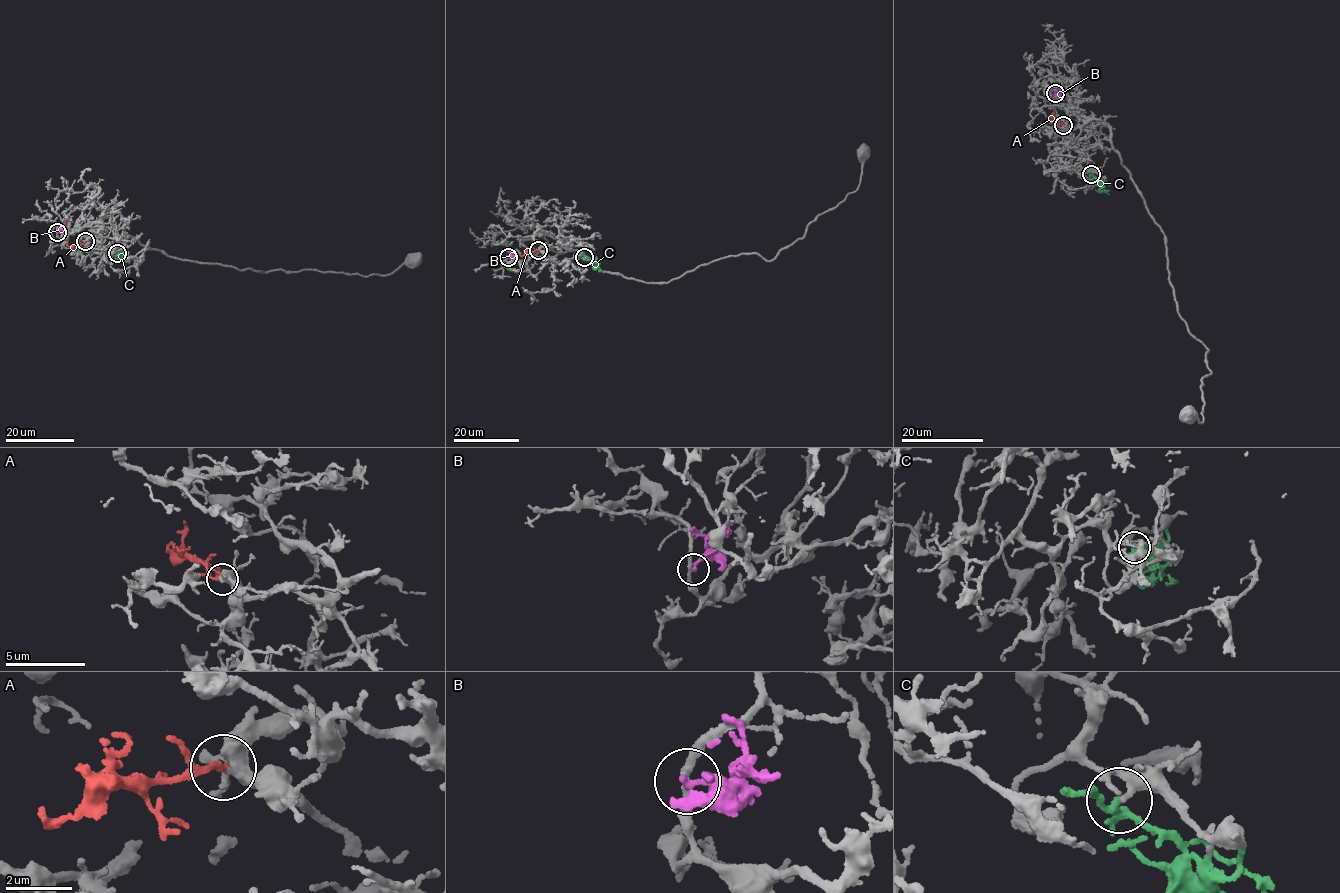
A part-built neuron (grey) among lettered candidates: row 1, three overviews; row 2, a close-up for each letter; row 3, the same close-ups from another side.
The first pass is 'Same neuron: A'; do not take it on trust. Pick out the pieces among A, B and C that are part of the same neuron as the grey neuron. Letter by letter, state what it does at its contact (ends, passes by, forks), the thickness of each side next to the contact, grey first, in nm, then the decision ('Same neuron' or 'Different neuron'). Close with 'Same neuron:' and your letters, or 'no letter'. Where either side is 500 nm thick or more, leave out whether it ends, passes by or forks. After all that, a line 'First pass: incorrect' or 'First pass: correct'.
A: It ends there. Thickness 320 nm (grey) against 200 nm. Same neuron
B: It ends there. Thickness 200 nm (grey) against 190 nm. Different neuron
C: It forks there. Thickness 220 nm (grey) against 160 nm. Different neuron
Same neuron: A
First pass: correct

